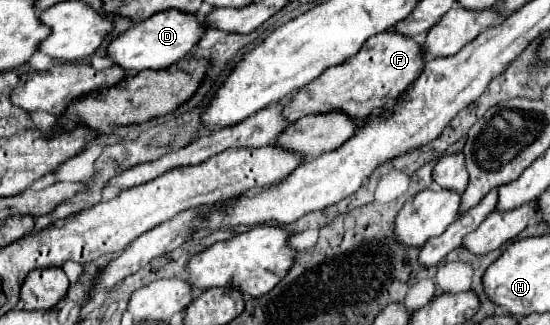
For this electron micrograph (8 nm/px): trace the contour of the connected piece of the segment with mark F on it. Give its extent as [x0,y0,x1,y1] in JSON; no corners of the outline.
[286,30,426,122]

